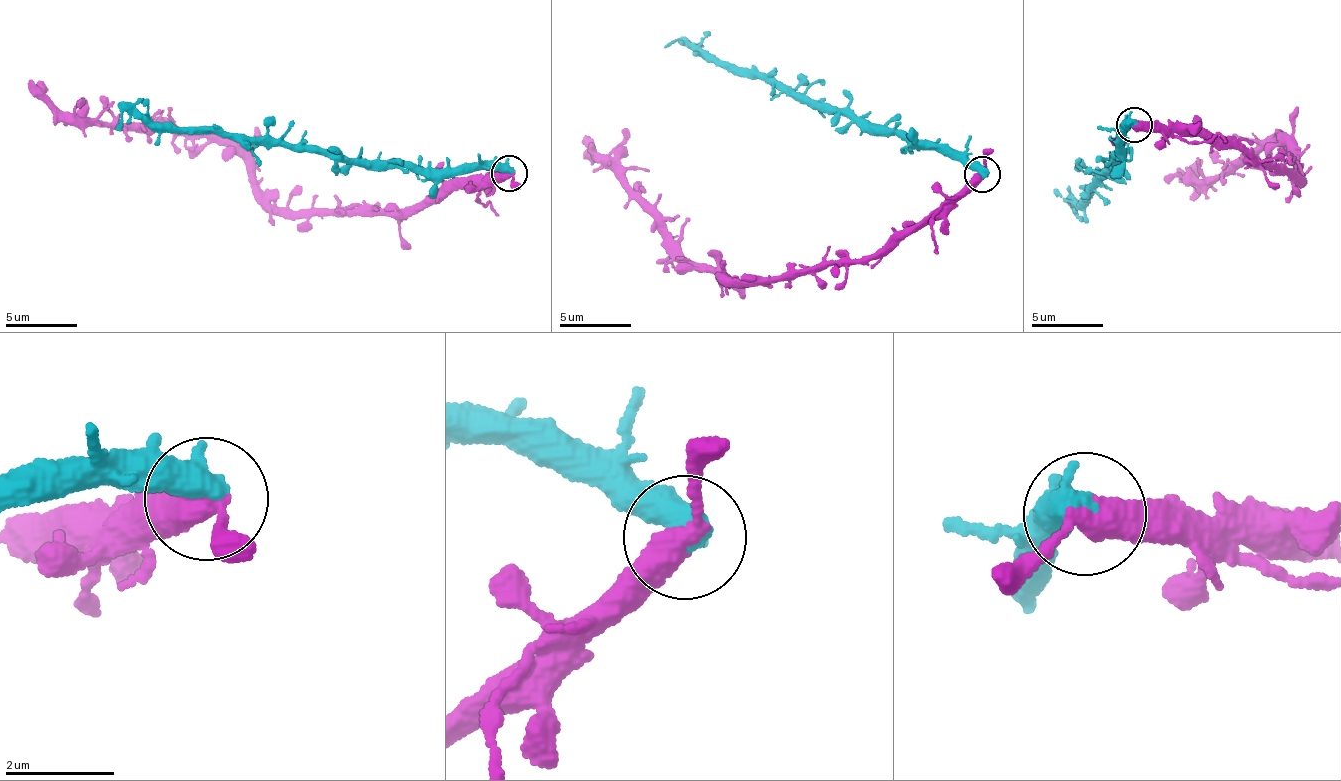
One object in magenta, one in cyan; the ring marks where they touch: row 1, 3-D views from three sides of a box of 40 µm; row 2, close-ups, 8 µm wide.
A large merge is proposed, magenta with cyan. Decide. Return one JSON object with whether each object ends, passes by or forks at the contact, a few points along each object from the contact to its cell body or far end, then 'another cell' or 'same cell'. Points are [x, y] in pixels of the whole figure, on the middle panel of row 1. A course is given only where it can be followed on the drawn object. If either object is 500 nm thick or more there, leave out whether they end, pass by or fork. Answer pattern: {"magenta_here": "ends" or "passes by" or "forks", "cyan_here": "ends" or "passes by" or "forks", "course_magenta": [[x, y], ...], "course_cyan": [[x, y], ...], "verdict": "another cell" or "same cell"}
{"course_magenta": [[981, 174], [861, 259], [739, 280], [729, 287], [681, 253], [664, 221], [590, 151], [591, 161]], "course_cyan": [[981, 174], [737, 76], [686, 41], [663, 48]], "verdict": "another cell"}

